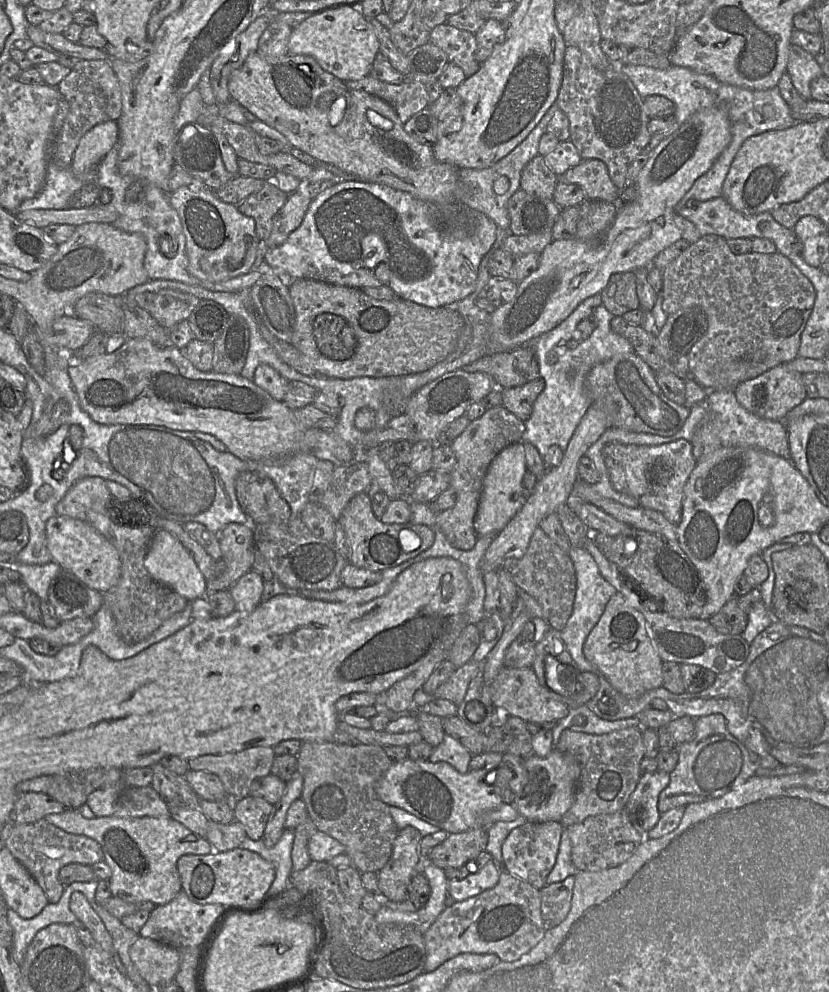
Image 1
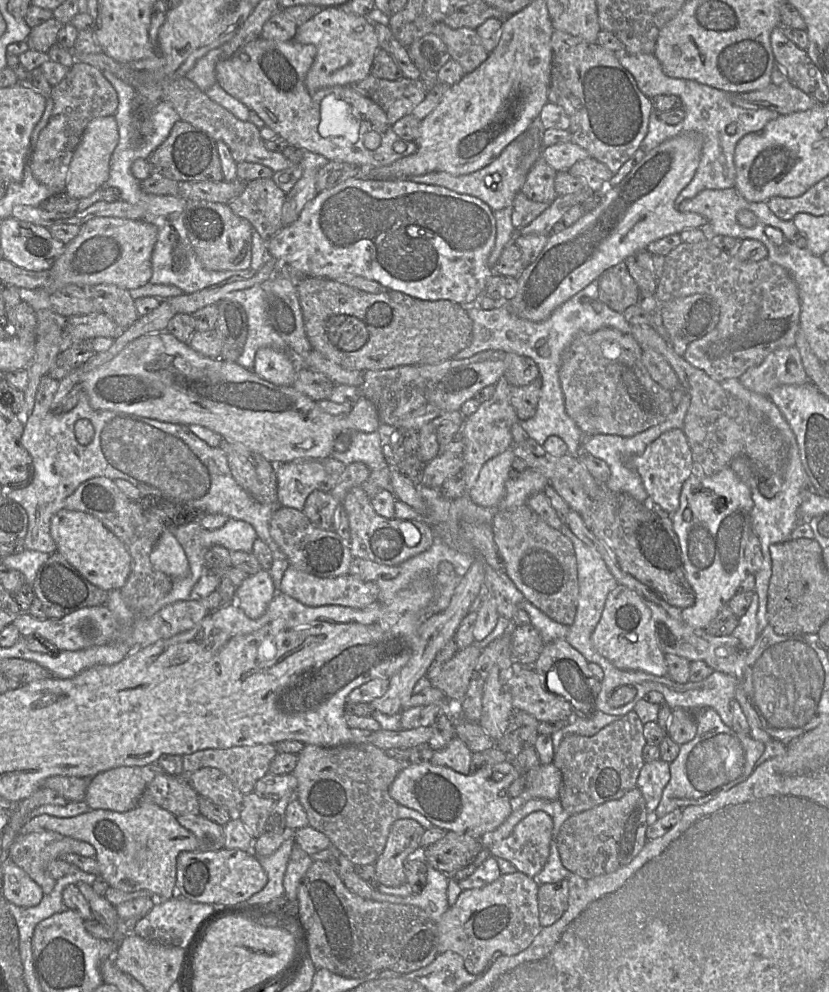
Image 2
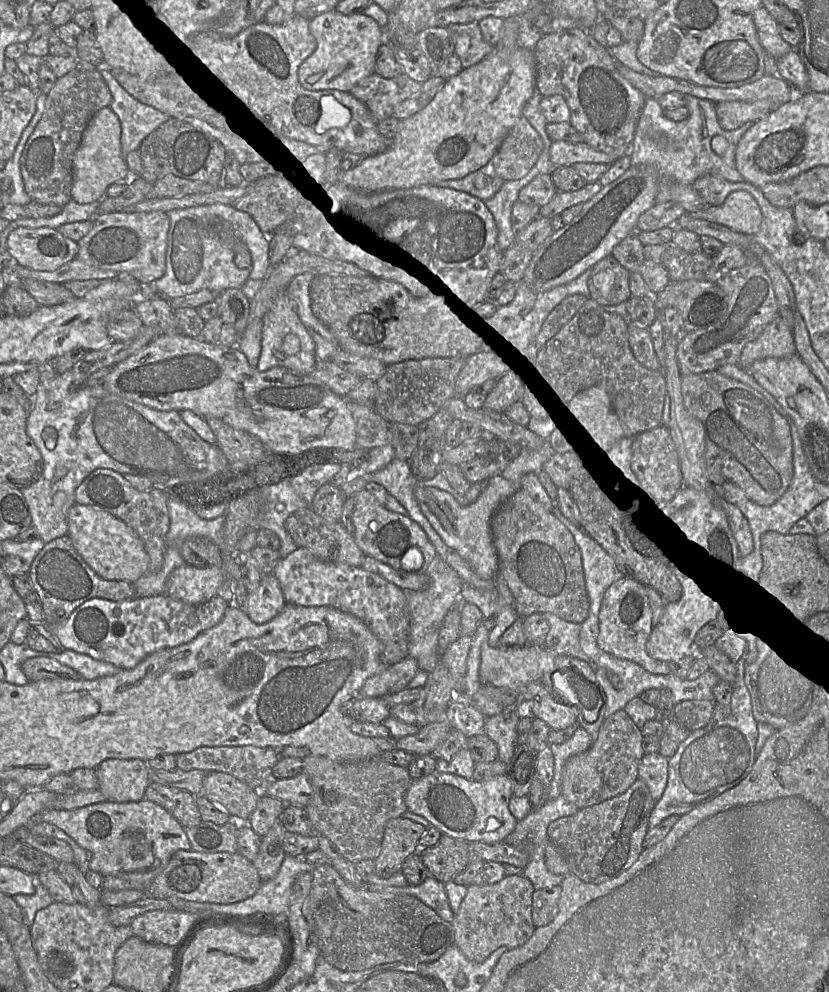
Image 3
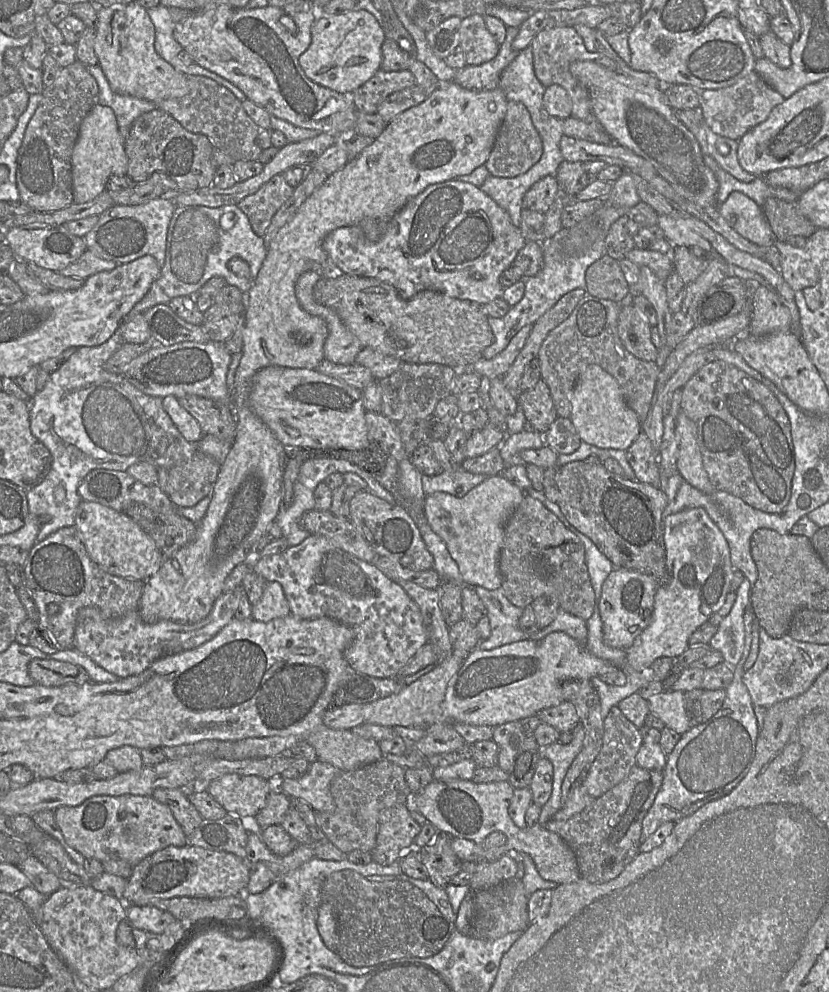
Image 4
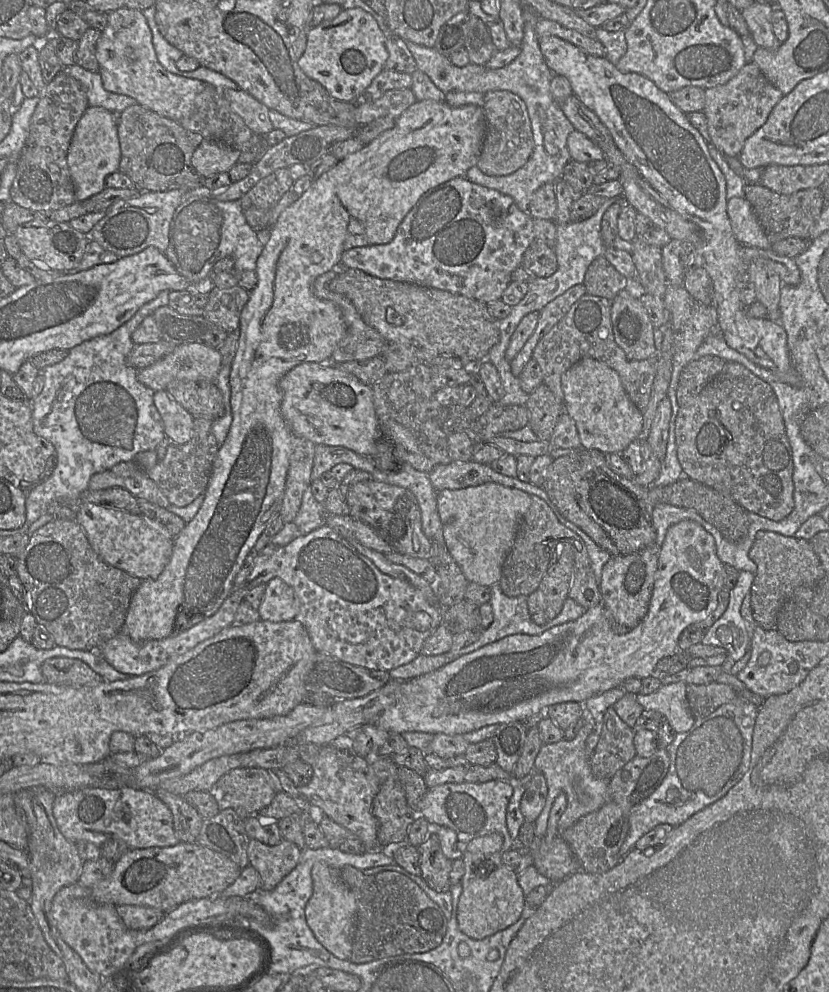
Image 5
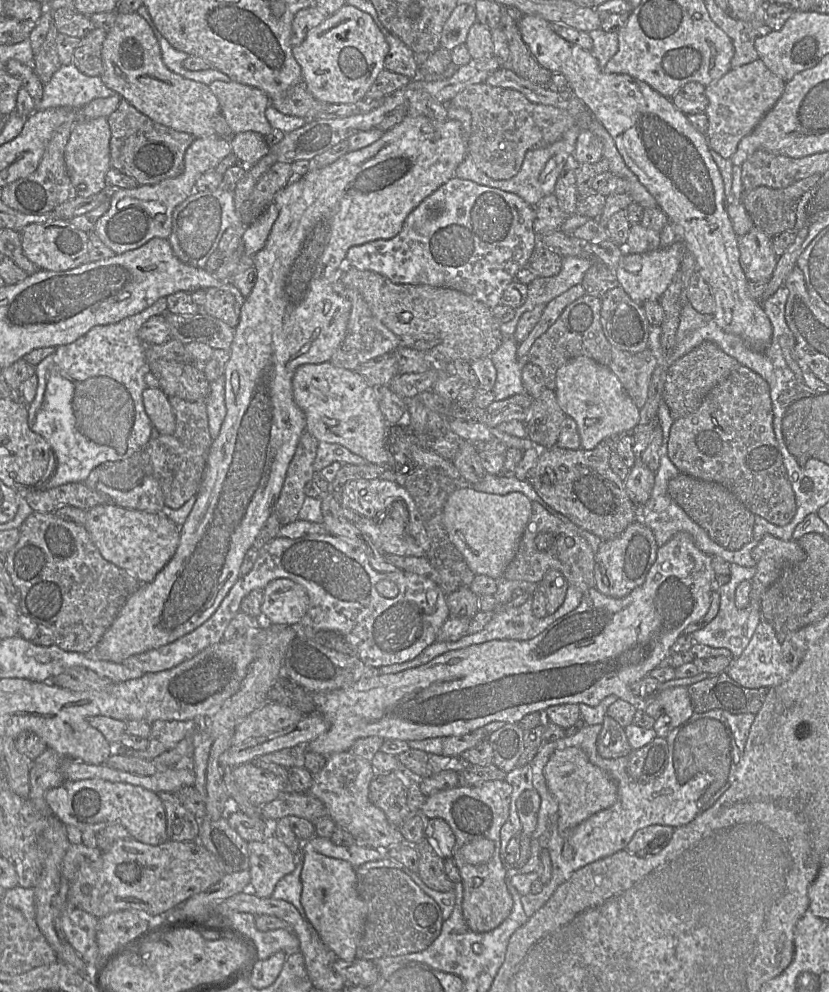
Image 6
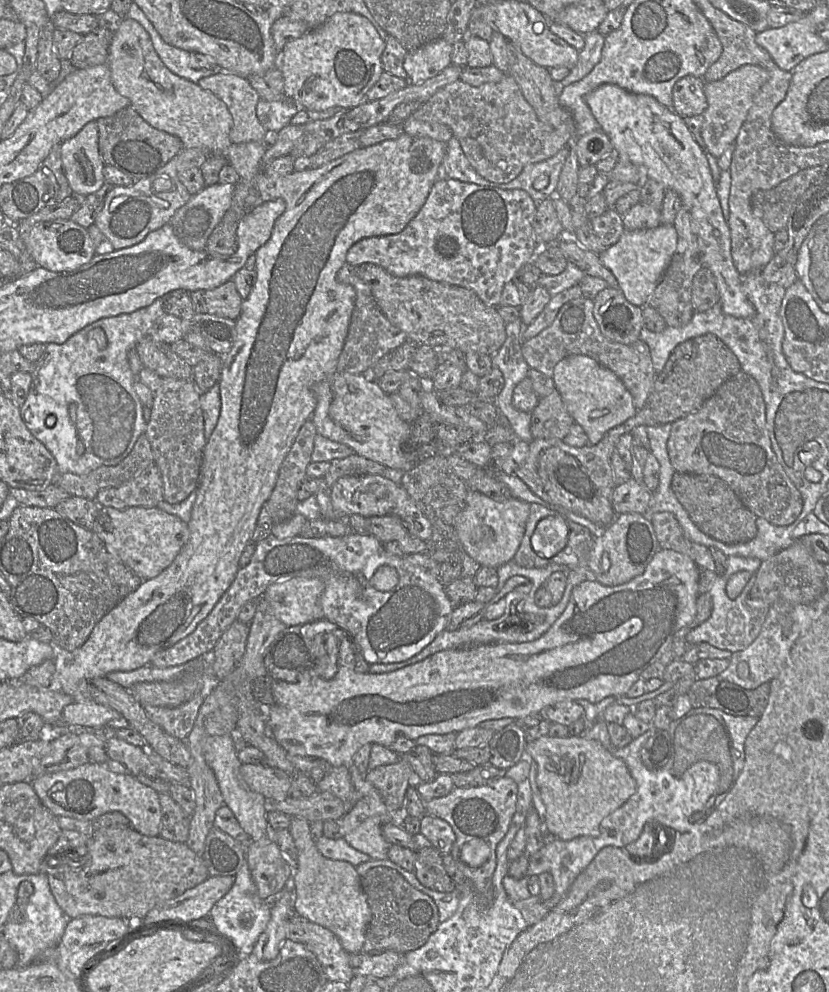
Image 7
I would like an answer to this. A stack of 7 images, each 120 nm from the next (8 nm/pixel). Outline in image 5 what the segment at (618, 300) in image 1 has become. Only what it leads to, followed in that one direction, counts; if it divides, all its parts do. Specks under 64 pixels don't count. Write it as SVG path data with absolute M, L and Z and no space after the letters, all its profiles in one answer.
M602 255L588 267L584 285L586 294L604 297L612 301L620 291L628 288L628 279Z

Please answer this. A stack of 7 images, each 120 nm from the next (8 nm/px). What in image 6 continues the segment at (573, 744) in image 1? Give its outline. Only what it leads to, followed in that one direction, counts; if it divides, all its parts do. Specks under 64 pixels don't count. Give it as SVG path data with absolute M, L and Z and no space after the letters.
M608 715L604 717L602 726L597 740L599 755L606 759L628 756L633 748L629 744L625 729Z

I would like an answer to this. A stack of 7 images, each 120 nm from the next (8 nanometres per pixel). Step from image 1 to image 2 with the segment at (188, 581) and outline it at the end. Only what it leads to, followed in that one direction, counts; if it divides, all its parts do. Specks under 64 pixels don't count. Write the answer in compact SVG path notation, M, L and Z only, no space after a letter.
M166 529L157 540L150 554L150 561L156 570L167 574L172 579L185 578L190 572L184 549L175 536Z

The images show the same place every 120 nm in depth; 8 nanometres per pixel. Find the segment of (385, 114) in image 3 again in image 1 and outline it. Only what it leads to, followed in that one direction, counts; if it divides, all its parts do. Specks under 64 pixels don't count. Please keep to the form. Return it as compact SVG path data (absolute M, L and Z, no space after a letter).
M369 74L360 80L344 82L352 89L363 90L389 103L402 123L430 104L425 85L417 80L405 79L401 84L390 84Z

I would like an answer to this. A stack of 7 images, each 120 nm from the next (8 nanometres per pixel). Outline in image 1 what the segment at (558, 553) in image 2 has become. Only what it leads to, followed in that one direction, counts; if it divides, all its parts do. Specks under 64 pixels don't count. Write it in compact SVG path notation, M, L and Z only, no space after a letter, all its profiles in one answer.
M537 527L525 554L503 563L515 585L532 596L542 607L543 619L551 628L561 631L570 618L576 595L576 573L569 554L563 551L546 533Z

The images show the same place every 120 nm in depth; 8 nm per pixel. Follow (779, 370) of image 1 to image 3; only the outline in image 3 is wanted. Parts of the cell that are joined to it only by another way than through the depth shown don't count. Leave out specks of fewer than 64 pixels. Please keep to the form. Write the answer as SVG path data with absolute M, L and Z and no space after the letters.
M779 315L765 327L759 337L745 345L738 364L748 370L757 360L785 358L794 354L797 352L792 329Z

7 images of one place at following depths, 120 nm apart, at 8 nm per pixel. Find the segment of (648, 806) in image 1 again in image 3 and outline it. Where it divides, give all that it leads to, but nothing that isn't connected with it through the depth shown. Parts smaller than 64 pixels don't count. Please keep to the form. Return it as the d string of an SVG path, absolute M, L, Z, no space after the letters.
M660 752L644 754L638 767L638 776L649 788L655 801L658 801L667 786L669 758Z

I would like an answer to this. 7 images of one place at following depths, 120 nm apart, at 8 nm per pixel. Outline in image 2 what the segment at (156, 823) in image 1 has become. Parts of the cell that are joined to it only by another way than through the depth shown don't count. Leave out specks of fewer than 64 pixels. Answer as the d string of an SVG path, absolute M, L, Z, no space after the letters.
M154 802L139 803L125 812L90 810L70 818L41 814L26 821L18 836L43 830L55 831L92 845L100 875L110 887L125 892L148 890L157 900L175 897L178 855L182 851L199 849L197 838L178 822L177 817Z

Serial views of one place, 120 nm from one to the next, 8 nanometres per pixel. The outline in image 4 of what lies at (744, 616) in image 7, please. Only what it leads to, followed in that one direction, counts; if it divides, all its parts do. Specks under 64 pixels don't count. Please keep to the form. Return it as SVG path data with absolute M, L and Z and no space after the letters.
M745 578L736 592L736 600L730 613L717 626L717 632L709 645L719 651L726 663L734 668L740 661L745 645L744 611L749 604L751 584Z

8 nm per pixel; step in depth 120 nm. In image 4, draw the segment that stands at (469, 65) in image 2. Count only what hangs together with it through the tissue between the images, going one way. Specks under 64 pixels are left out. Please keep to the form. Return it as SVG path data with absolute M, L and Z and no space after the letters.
M473 14L462 19L459 28L460 47L467 65L480 65L492 60L500 45L488 31L484 18Z

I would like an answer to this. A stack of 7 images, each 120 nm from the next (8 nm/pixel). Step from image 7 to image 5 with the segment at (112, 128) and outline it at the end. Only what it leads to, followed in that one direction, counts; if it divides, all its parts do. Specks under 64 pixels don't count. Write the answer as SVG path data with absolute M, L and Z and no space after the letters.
M139 104L131 105L117 115L117 132L121 150L118 171L128 176L135 183L136 188L150 192L179 189L187 193L195 193L202 189L205 178L191 163L193 152L204 139L202 135L186 130L178 122L160 116Z

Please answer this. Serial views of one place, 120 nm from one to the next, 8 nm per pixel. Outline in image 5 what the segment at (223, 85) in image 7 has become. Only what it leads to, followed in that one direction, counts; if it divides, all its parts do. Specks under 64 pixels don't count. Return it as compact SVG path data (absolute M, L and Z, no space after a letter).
M225 88L222 91L231 110L243 119L254 134L265 136L274 129L268 115L270 109L263 103L241 89Z

